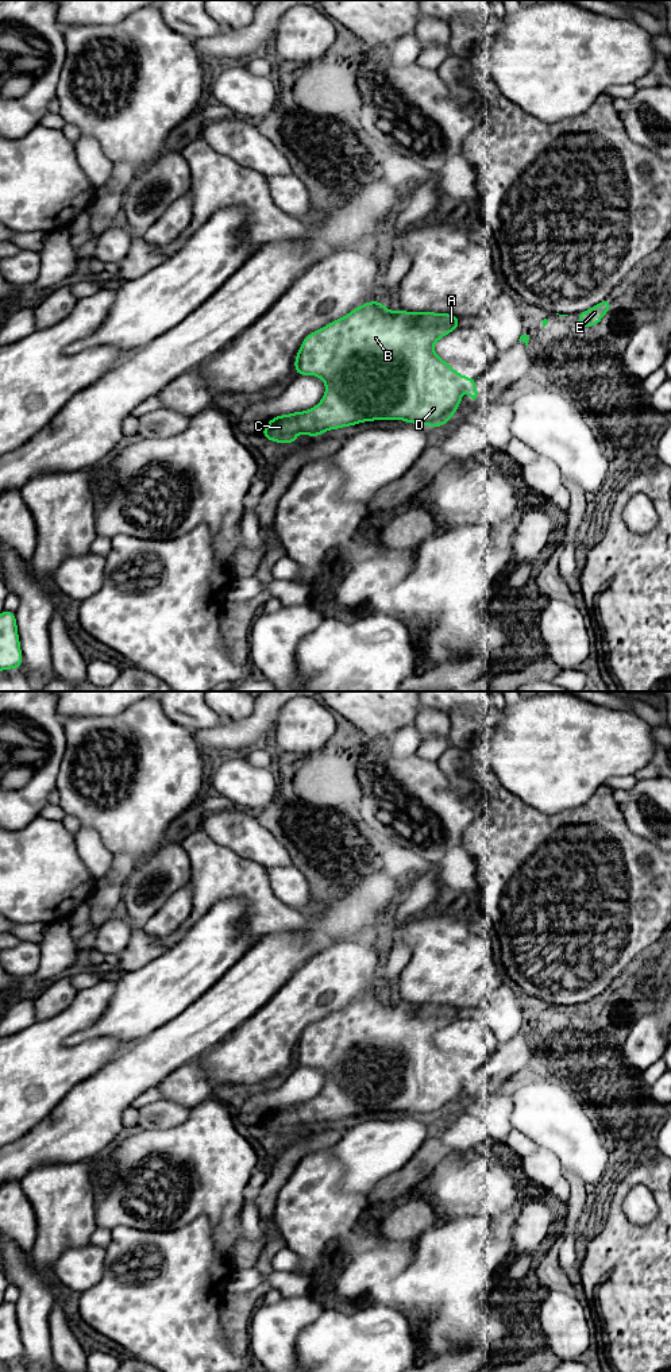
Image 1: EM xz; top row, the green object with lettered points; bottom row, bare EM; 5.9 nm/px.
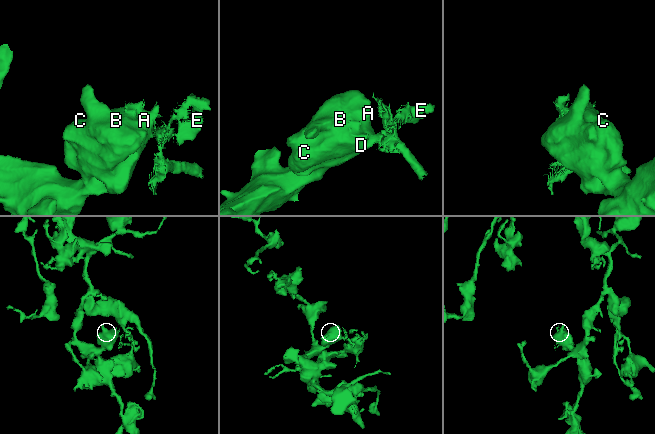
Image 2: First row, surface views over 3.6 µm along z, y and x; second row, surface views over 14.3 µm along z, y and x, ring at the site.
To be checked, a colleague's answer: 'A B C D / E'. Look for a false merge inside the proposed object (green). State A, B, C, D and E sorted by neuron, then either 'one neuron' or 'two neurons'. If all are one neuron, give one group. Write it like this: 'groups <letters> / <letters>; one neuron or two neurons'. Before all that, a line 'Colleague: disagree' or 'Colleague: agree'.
Colleague: agree
groups A B C D / E; two neurons

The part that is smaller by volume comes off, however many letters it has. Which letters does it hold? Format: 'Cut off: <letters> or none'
Cut off: E

